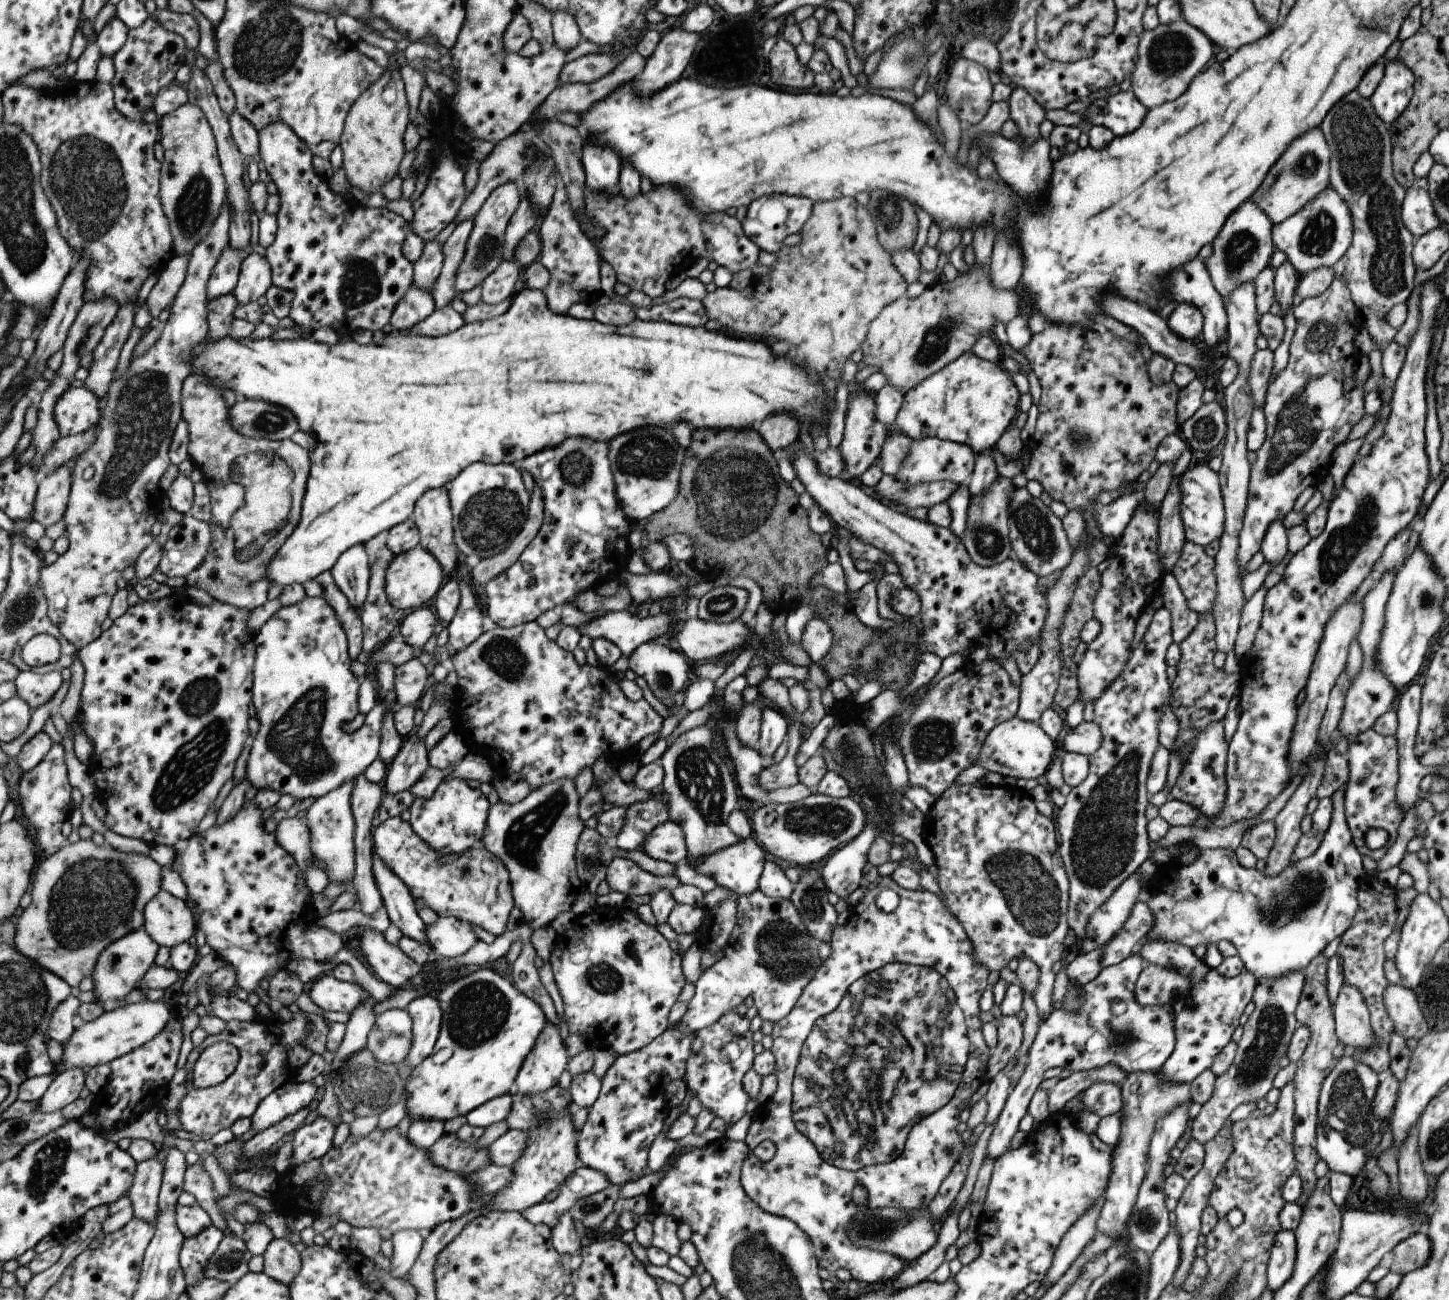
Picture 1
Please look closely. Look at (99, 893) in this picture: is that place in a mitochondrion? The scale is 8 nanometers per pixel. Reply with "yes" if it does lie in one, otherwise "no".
yes

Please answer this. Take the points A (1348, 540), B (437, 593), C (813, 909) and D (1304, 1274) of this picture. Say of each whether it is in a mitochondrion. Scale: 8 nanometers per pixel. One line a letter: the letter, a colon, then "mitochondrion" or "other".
A: mitochondrion
B: other
C: mitochondrion
D: other

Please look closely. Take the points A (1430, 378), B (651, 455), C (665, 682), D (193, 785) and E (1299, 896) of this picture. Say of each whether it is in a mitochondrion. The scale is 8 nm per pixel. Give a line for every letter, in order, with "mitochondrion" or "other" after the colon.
A: other
B: mitochondrion
C: mitochondrion
D: mitochondrion
E: mitochondrion

